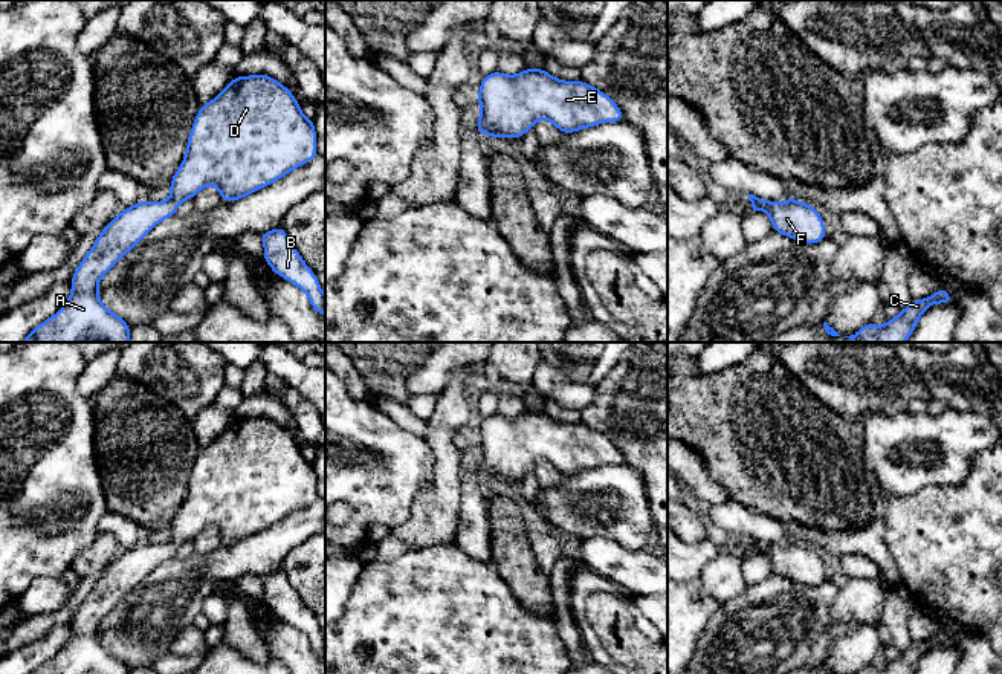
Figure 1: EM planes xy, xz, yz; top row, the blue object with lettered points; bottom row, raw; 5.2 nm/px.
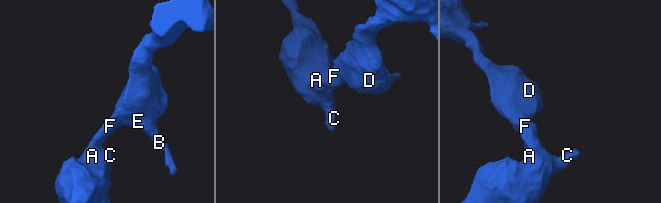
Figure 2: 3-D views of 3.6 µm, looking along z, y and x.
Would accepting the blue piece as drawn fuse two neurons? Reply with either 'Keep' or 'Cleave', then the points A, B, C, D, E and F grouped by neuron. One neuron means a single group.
Keep. Groups: A B C D E F

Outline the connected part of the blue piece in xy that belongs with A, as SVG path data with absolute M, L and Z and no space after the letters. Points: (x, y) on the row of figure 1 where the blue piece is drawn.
M269 75L235 76L212 101L200 105L189 131L186 153L174 173L171 197L137 202L116 214L99 232L70 280L70 298L21 342L131 342L131 327L99 300L101 278L157 223L174 215L182 202L208 185L220 190L220 202L235 202L255 193L318 156L315 121L304 116L293 93Z

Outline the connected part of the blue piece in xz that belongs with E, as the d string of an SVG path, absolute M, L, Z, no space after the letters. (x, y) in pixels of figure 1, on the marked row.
M545 69L484 75L477 101L481 109L475 124L480 136L498 139L521 139L539 118L548 119L561 133L625 121L623 112L602 90L582 79L558 79Z

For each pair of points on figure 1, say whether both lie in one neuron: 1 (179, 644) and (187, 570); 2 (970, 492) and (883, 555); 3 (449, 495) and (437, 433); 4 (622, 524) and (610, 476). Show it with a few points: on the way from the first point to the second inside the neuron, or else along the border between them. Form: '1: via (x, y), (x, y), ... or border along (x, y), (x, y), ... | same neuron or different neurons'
1: border along (191, 622), (174, 636), (168, 651) | different neurons
2: border along (880, 515), (885, 524), (883, 541), (905, 583) | different neurons
3: via (446, 480), (446, 454), (443, 448) | same neuron
4: via (622, 512), (622, 508), (613, 499), (611, 488) | same neuron

